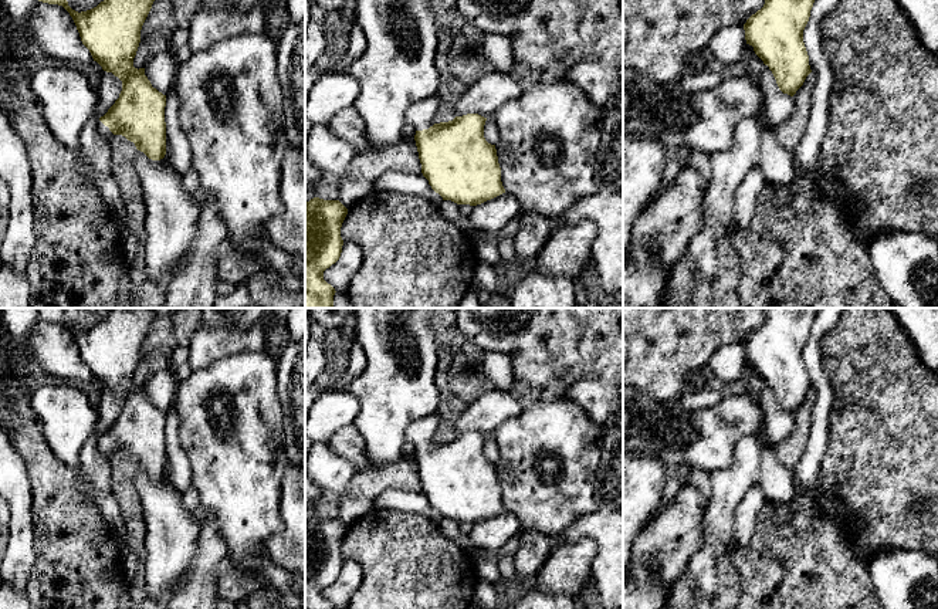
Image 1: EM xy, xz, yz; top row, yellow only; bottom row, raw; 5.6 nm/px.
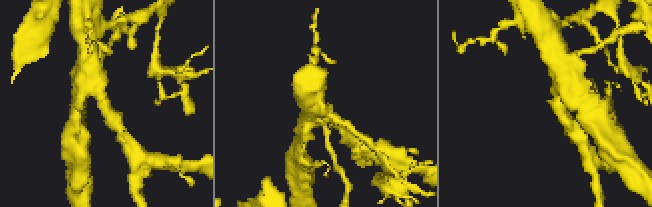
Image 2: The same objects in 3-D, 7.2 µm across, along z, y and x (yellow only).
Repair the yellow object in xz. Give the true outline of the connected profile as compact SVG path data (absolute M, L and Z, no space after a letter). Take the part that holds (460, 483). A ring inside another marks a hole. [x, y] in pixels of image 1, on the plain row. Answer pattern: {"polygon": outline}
{"polygon": "M437 412L412 423L406 441L416 447L414 459L421 491L443 518L477 524L505 507L495 463L484 456L487 436L478 432L436 440Z"}

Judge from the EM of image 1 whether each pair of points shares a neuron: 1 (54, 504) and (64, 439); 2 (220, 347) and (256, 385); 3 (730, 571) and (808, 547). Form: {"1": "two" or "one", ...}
{"1": "two", "2": "two", "3": "two"}

